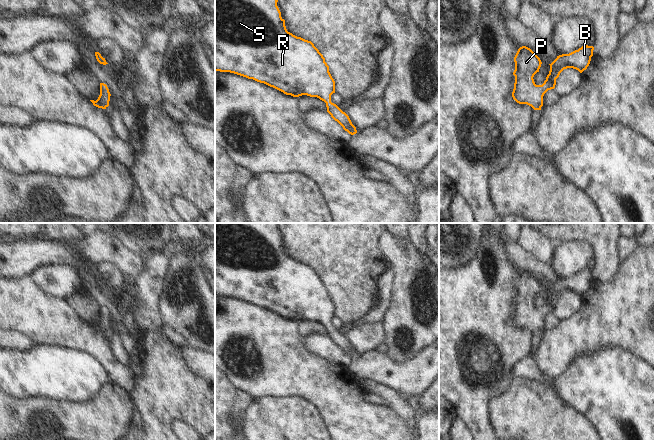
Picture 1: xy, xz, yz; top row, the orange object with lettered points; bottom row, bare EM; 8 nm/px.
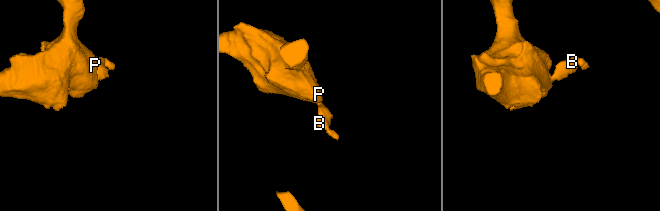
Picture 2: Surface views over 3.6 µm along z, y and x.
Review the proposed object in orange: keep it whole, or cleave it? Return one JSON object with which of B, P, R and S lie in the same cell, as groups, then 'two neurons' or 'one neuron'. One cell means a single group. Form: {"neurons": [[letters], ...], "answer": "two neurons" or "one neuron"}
{"neurons": [["B", "P", "R", "S"]], "answer": "one neuron"}

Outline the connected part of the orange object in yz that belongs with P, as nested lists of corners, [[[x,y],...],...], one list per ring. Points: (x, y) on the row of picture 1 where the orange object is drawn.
[[[522,46],[518,49],[515,57],[515,76],[513,99],[519,104],[527,104],[534,110],[541,110],[543,96],[555,88],[556,79],[560,73],[567,68],[573,68],[582,73],[590,64],[593,56],[593,46],[582,46],[569,54],[562,54],[551,63],[549,74],[542,85],[536,85],[534,75],[541,67],[540,58],[528,47]]]

